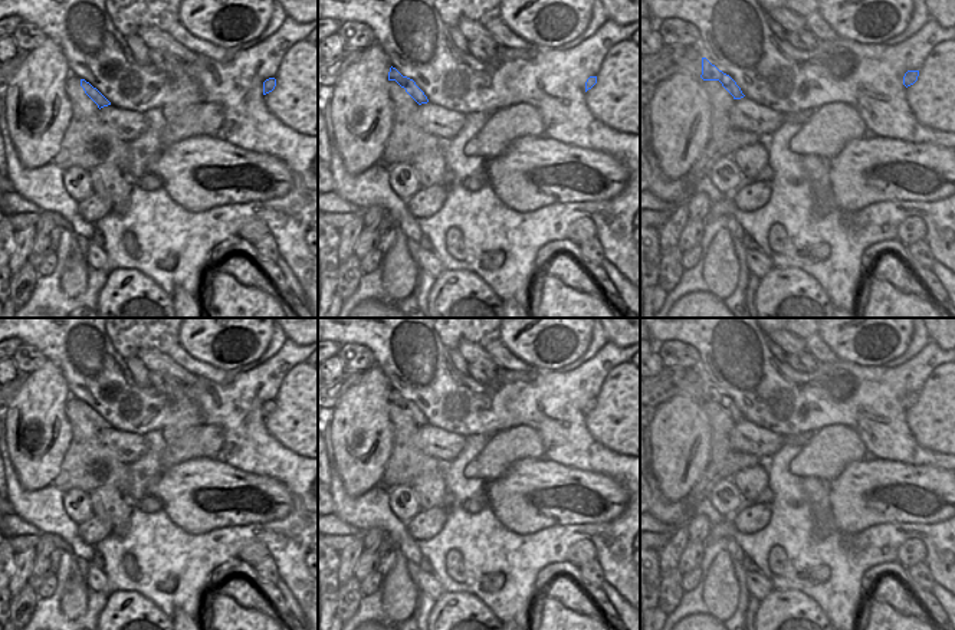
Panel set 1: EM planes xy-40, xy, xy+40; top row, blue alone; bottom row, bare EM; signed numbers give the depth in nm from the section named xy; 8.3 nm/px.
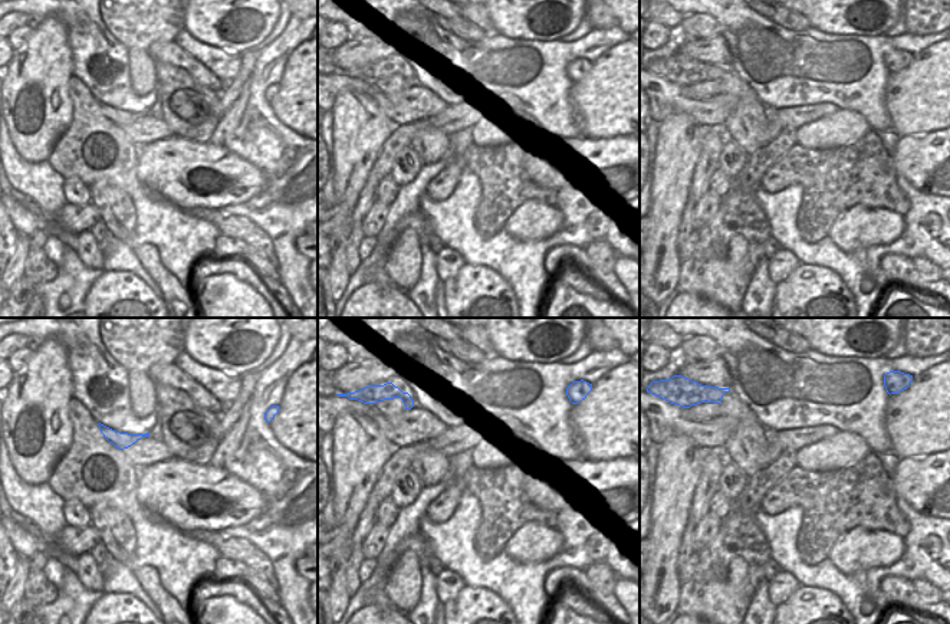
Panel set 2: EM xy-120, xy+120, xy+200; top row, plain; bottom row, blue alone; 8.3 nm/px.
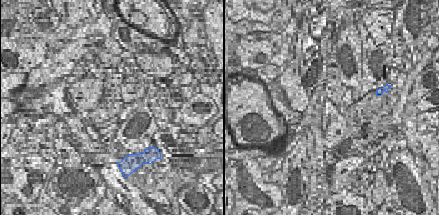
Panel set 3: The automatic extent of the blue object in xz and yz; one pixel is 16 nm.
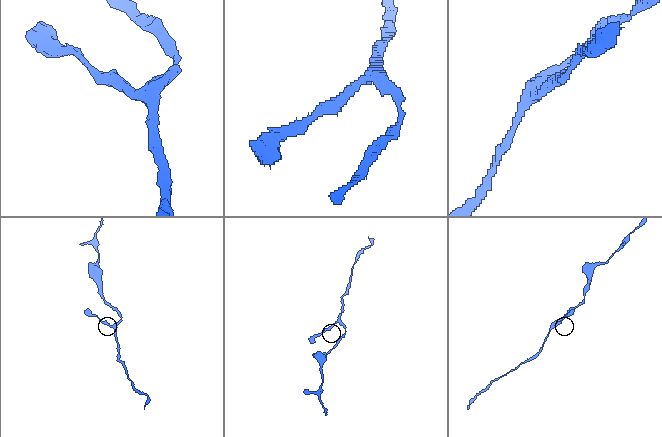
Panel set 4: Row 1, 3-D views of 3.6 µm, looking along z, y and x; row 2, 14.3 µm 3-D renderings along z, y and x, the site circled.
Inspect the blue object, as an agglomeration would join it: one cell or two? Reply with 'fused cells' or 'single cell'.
single cell

